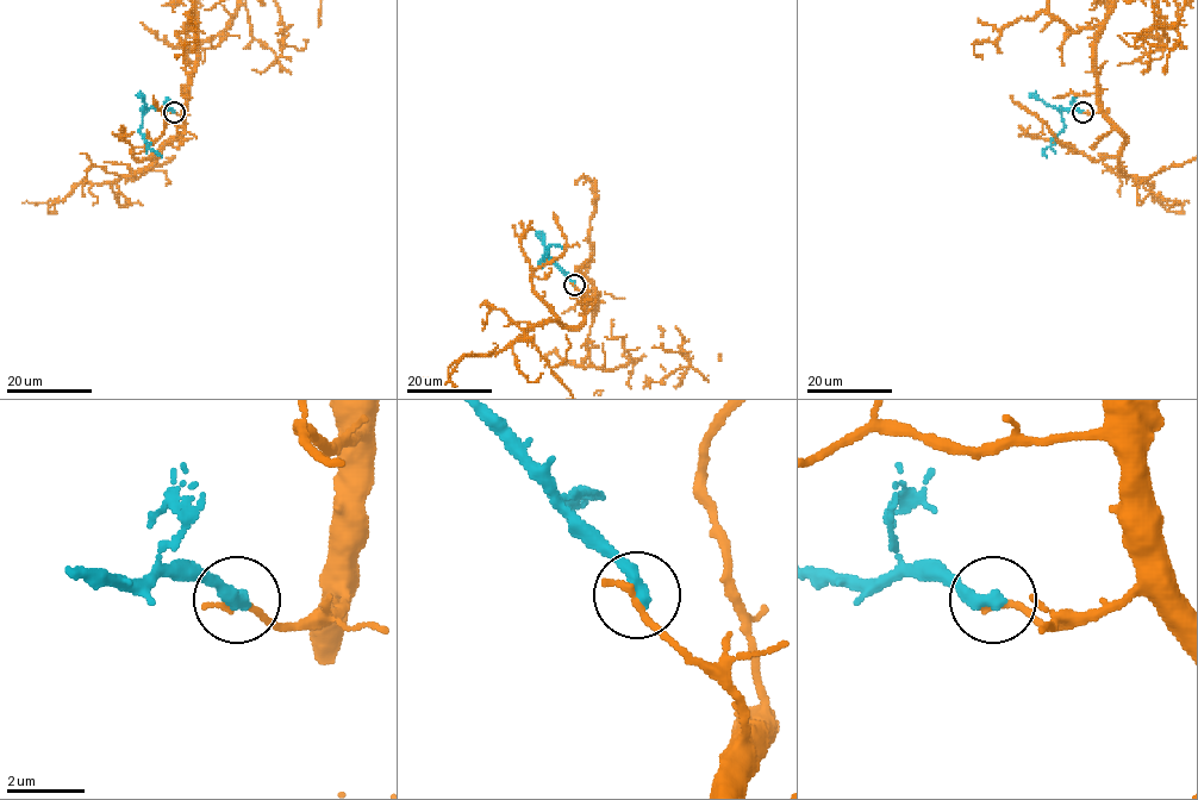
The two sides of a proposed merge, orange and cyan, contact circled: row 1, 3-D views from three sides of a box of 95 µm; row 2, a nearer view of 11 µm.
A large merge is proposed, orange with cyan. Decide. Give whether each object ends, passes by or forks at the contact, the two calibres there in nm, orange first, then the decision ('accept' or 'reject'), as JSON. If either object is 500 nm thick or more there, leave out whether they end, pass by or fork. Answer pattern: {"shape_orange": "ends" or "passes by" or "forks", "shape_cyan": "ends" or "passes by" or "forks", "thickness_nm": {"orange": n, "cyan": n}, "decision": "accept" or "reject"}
{"shape_orange": "ends", "shape_cyan": "ends", "thickness_nm": {"orange": 220, "cyan": 400}, "decision": "reject"}

